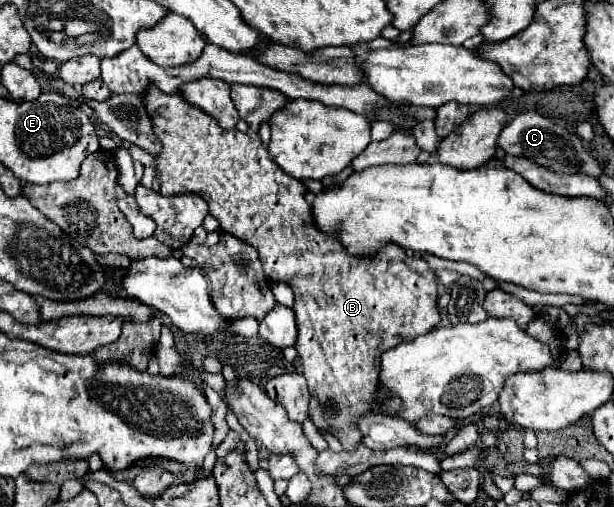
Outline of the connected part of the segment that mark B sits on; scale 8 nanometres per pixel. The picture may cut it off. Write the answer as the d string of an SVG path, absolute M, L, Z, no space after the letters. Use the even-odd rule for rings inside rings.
M154 84L142 94L146 112L152 118L154 134L162 142L162 150L156 156L156 178L160 180L162 194L182 194L200 192L210 206L210 214L220 222L224 232L250 242L262 262L264 272L274 282L290 284L294 292L296 324L298 324L298 360L296 370L306 376L310 390L310 420L316 428L334 430L334 436L342 442L346 450L354 450L360 444L362 434L354 426L354 418L368 412L378 386L380 354L400 342L412 340L420 334L430 332L440 322L436 308L438 286L436 274L420 258L420 254L408 254L400 246L386 244L378 254L350 254L346 246L338 242L334 234L322 232L314 218L312 206L306 202L306 186L296 178L286 176L282 184L282 170L270 160L266 148L260 144L258 136L248 136L234 130L224 130L220 124L208 116L198 106L186 102L182 94L166 94Z

